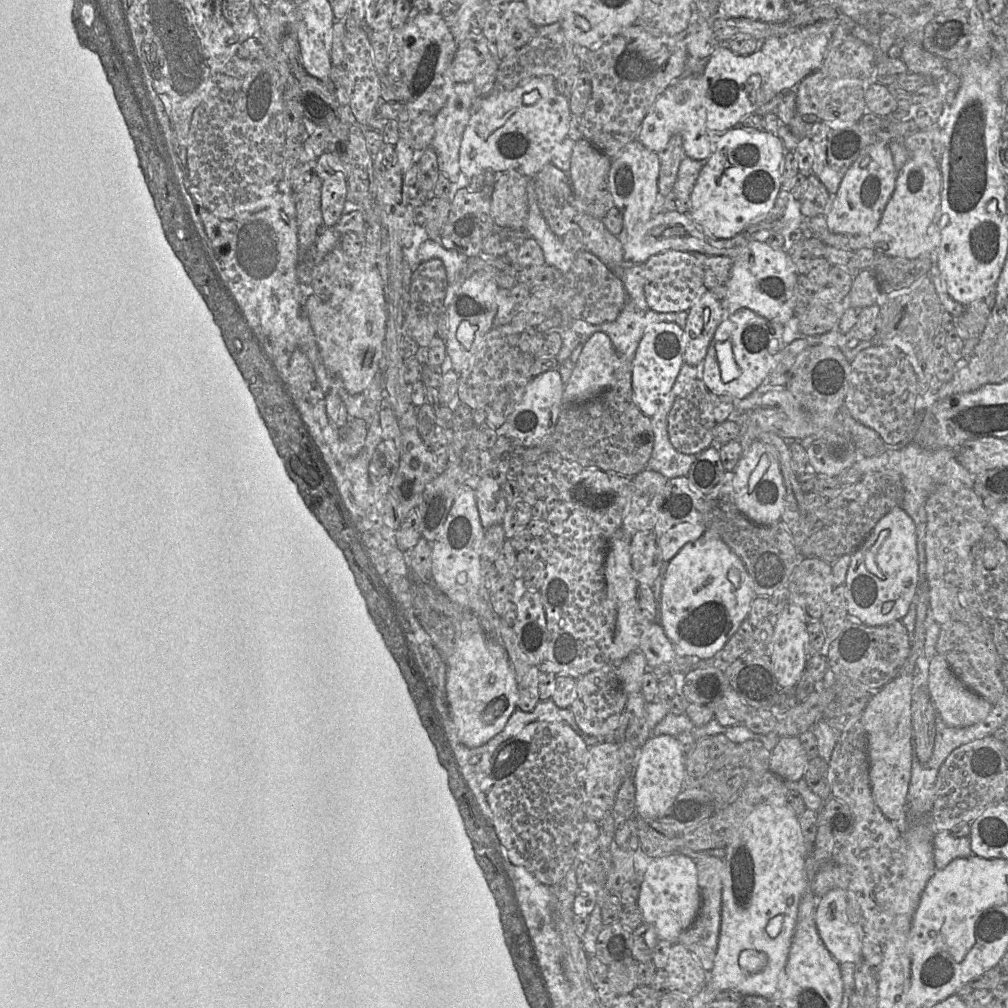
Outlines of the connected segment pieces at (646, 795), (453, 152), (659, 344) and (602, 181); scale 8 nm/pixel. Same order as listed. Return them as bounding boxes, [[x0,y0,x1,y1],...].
[[634,735,686,819],[430,81,482,183],[632,323,686,418],[569,142,611,204]]

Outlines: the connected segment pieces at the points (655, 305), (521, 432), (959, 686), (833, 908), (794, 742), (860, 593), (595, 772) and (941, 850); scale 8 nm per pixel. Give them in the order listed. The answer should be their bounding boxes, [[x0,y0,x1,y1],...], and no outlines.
[[643,250,706,313],[495,369,564,448],[927,653,992,727],[815,888,862,963],[769,736,808,782],[846,507,918,626],[416,654,623,885],[932,831,972,870]]

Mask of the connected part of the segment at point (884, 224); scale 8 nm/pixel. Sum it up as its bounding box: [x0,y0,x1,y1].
[868,150,941,259]

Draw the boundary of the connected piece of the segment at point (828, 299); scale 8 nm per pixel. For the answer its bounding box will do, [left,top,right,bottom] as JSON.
[799,286,848,337]

